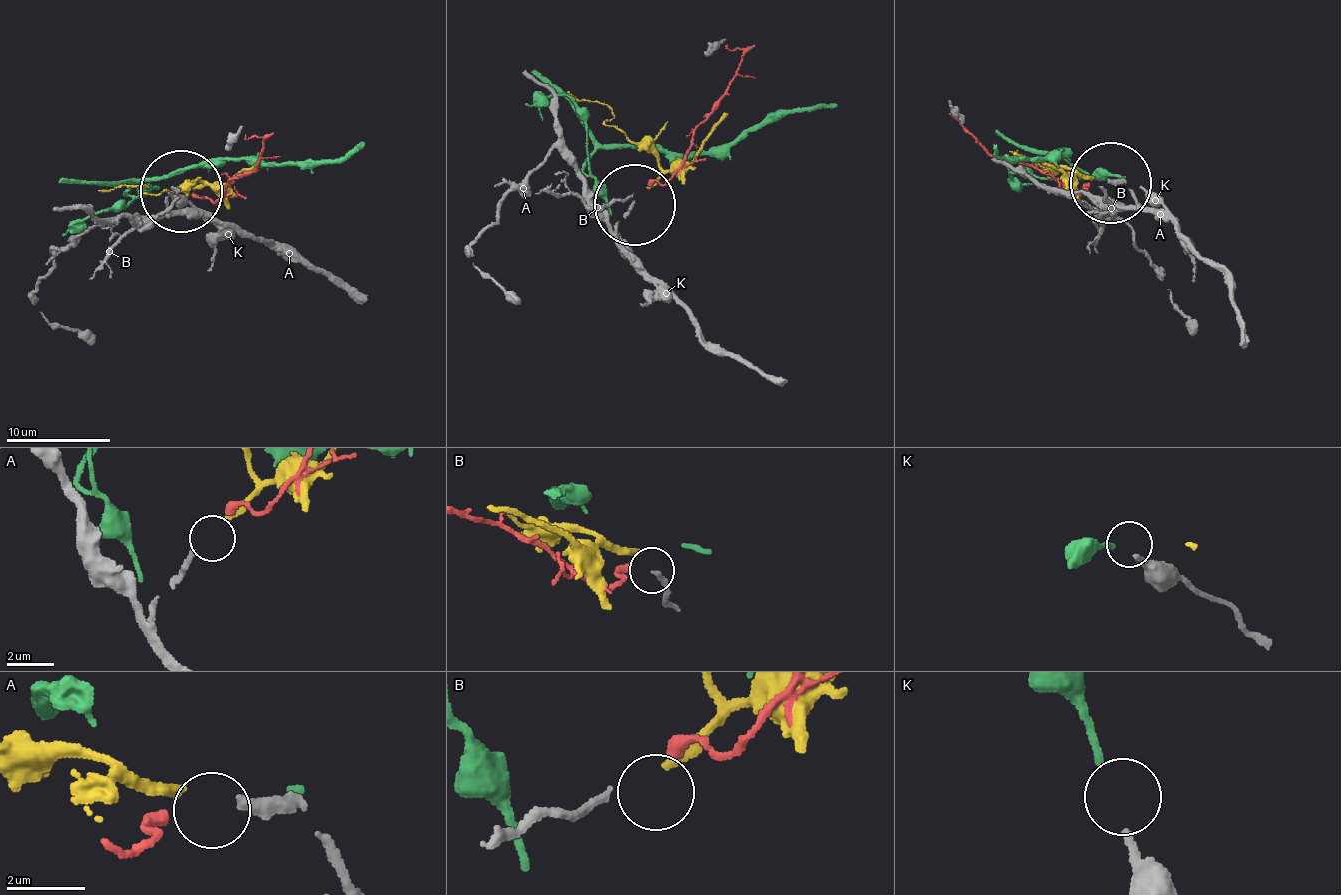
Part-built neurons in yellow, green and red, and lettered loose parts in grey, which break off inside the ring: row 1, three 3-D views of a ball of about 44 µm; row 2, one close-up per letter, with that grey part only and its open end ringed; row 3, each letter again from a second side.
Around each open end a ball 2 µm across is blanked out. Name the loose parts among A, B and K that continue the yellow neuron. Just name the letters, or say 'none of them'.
A

